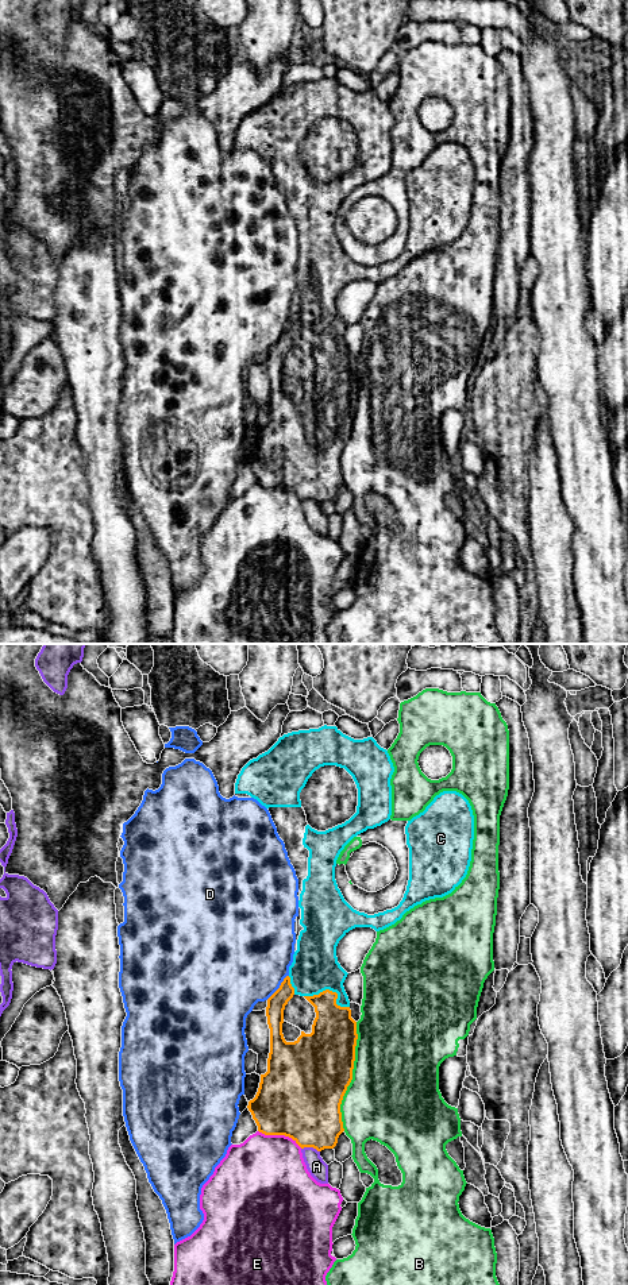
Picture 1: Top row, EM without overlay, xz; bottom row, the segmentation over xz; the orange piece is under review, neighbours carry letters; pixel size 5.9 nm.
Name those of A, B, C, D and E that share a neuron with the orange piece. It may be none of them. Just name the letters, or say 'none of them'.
C

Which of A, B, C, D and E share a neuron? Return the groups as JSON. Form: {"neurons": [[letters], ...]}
{"neurons": [["A"], ["B"], ["C"], ["D"], ["E"]]}

